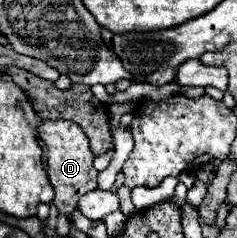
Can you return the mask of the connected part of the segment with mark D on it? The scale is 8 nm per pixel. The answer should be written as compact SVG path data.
M58 119L58 121L42 121L40 127L38 127L38 135L40 135L40 139L46 145L48 177L50 177L50 183L54 185L54 191L56 191L54 205L56 205L56 209L58 209L60 215L70 217L72 211L76 209L78 199L84 193L94 191L98 187L96 185L98 171L92 167L94 155L92 155L92 151L88 147L88 139L86 139L84 131L80 129L80 125L76 125L72 121L64 121L64 119Z

